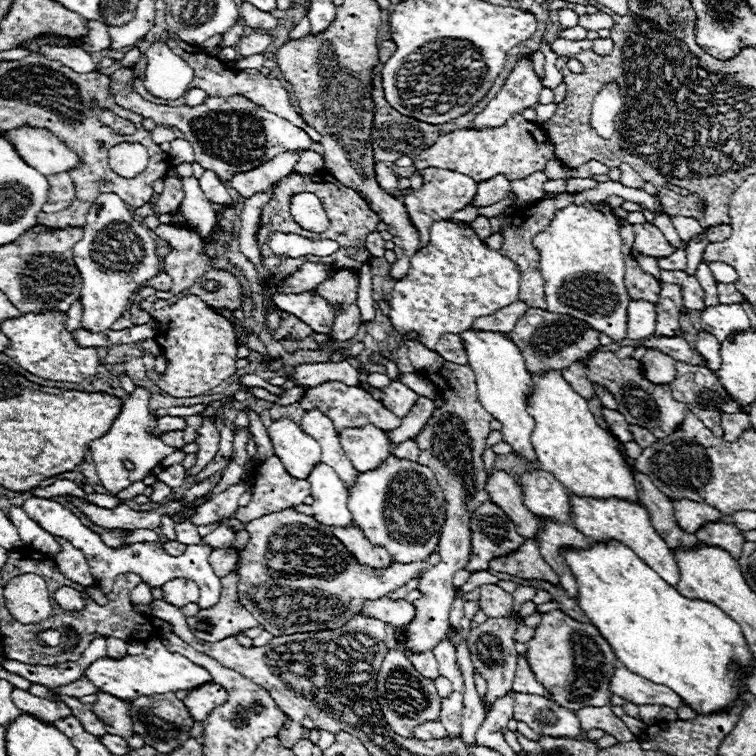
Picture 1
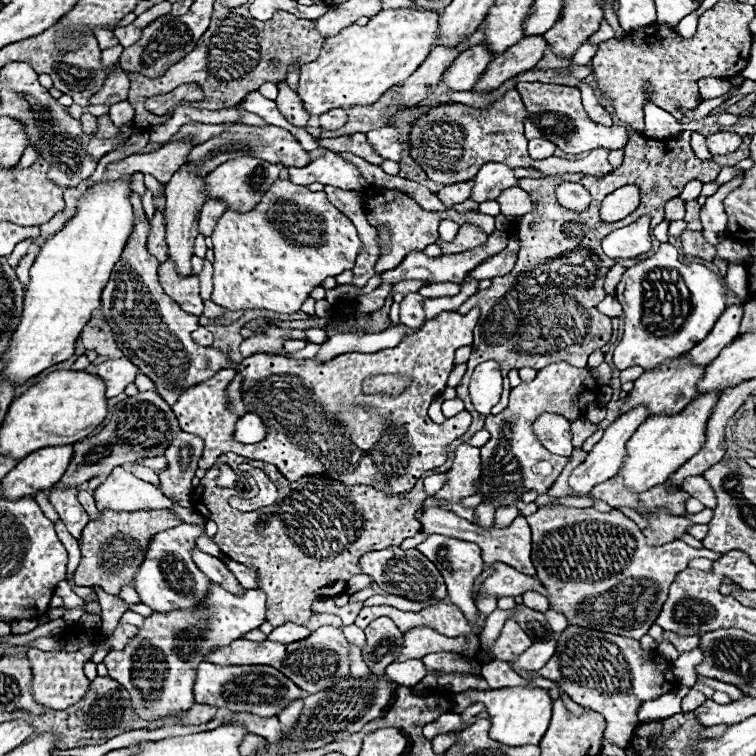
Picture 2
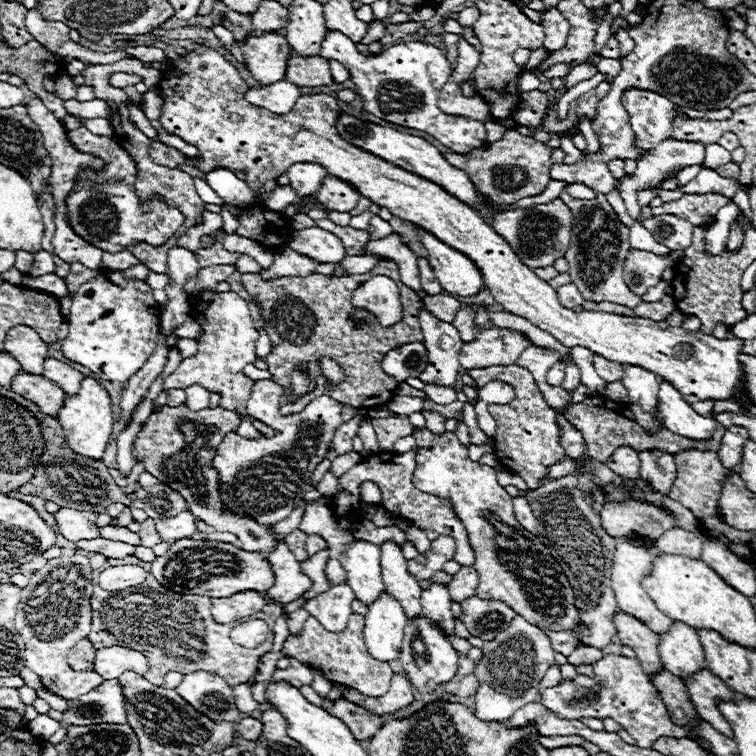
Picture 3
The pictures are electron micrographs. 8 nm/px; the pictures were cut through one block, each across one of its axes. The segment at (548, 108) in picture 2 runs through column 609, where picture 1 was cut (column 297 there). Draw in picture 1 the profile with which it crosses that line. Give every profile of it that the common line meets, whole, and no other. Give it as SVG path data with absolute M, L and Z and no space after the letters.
M122 67L110 76L114 82L124 82L124 108L132 110L144 118L152 118L156 124L170 128L178 138L184 138L192 144L196 162L200 162L206 170L214 170L224 182L232 178L232 174L246 172L252 168L262 166L264 162L272 160L280 152L288 150L310 150L312 140L310 136L290 124L288 120L252 104L244 96L230 96L230 98L206 98L200 106L164 106L152 104L132 92L132 68Z

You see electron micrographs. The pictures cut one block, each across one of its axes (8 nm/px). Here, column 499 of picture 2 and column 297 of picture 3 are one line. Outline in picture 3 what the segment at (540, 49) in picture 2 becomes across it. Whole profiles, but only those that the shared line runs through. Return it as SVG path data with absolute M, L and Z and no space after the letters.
M292 56L286 68L286 80L300 88L316 88L316 86L330 86L334 84L328 60L322 56L316 58L302 58Z

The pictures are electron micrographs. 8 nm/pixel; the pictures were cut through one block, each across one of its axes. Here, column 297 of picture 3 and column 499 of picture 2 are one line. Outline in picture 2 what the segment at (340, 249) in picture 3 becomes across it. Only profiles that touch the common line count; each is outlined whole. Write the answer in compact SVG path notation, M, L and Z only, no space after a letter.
M496 230L494 234L488 236L488 242L480 248L474 248L474 250L466 250L466 252L460 252L460 254L448 254L448 256L438 256L438 258L428 258L424 252L410 252L400 266L388 270L388 272L382 272L380 274L380 280L382 282L390 282L390 284L398 284L402 280L426 280L426 282L460 282L464 278L464 274L468 274L472 268L476 268L476 264L480 264L482 260L486 260L488 256L496 254L496 252L502 252L506 248L506 242L508 242L508 236L506 232L502 230Z

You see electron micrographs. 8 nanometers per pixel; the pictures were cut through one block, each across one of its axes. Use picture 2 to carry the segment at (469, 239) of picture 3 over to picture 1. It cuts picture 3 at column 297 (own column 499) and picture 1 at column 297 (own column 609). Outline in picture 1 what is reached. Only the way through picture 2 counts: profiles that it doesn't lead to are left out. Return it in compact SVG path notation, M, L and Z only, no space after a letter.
M306 150L306 152L298 152L300 154L300 160L296 162L294 166L294 172L300 174L300 176L312 176L316 172L320 172L324 166L322 166L322 156L316 154L314 150Z

